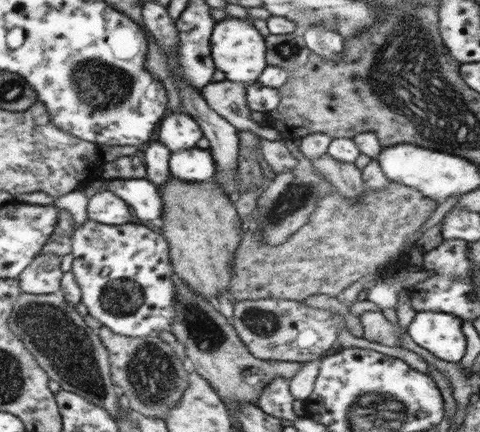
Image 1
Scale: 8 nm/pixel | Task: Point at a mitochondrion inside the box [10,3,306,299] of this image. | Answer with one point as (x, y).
(98, 86)

